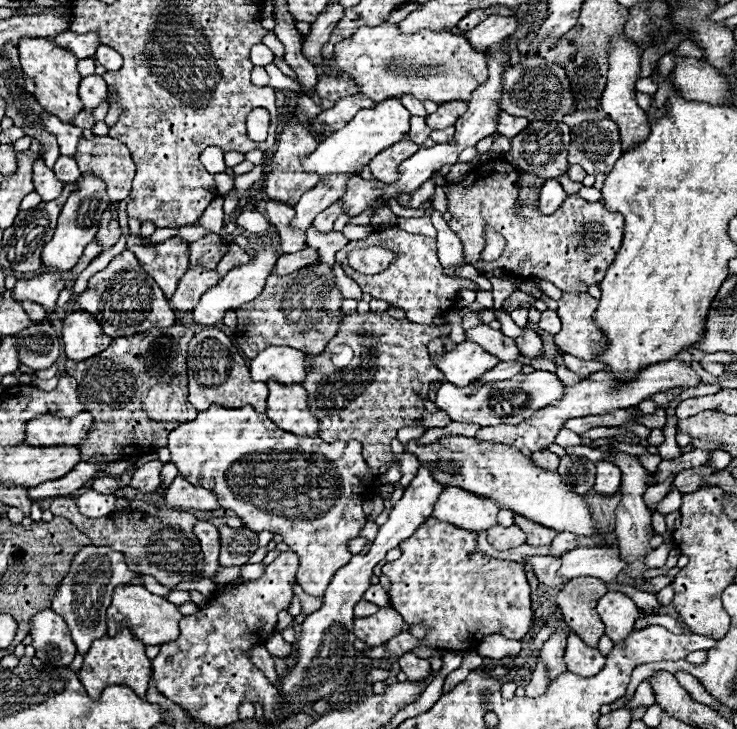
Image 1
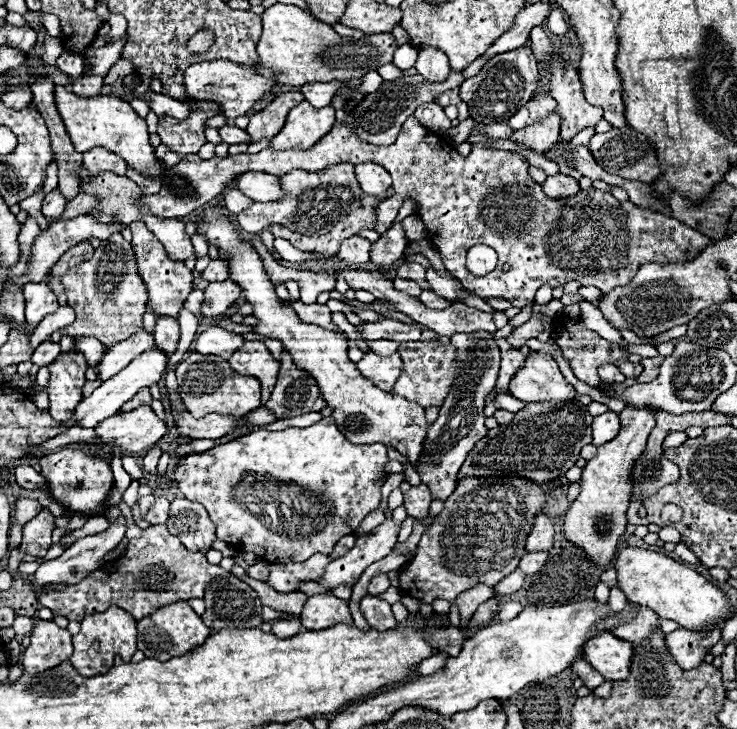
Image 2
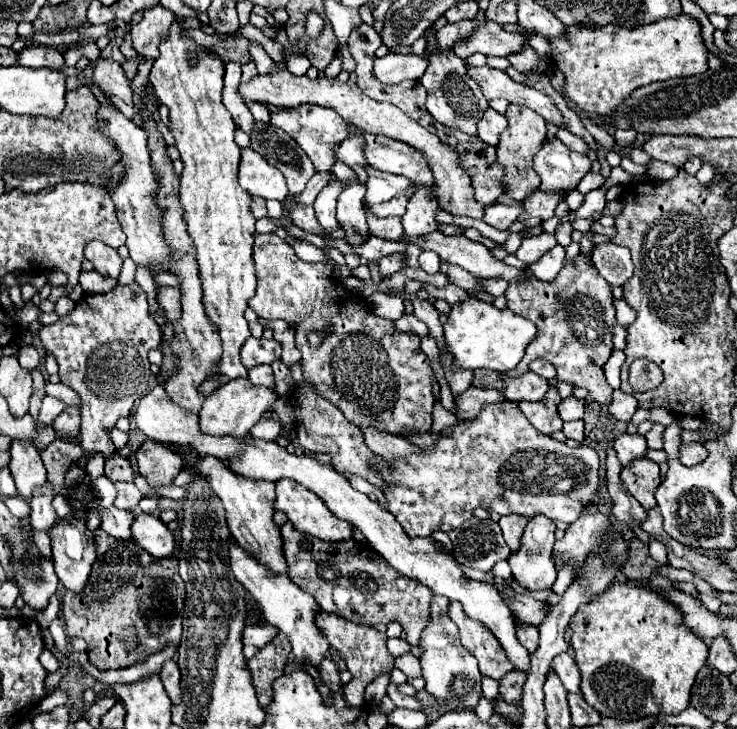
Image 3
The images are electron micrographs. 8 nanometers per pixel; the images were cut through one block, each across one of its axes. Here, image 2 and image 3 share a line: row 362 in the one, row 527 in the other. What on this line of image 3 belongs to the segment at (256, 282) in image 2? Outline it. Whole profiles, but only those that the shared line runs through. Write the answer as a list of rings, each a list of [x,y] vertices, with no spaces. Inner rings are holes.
[[[278,480],[276,482],[276,502],[274,502],[276,510],[286,512],[288,520],[306,534],[312,534],[320,540],[328,540],[328,542],[342,542],[342,540],[352,540],[354,538],[354,526],[348,524],[346,520],[336,518],[328,506],[324,504],[324,500],[320,500],[314,492],[308,492],[304,486],[296,484],[294,480]]]

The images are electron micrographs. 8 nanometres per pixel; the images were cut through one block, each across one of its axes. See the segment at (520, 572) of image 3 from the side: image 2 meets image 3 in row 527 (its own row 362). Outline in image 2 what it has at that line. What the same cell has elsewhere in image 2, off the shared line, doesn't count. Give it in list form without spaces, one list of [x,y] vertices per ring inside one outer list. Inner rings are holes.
[[[532,352],[524,368],[512,378],[510,394],[522,402],[550,402],[556,406],[572,400],[576,390],[564,380],[550,354]]]

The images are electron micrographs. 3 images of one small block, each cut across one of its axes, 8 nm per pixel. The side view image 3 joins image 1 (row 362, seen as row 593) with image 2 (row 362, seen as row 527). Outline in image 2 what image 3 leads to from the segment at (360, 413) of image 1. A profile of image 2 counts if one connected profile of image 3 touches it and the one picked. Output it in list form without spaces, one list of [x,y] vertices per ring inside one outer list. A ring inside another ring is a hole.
[[[282,352],[282,362],[284,366],[280,368],[276,388],[266,402],[266,408],[274,414],[274,418],[286,420],[326,408],[326,402],[318,394],[316,380],[312,380],[308,372],[296,368],[288,352]]]

